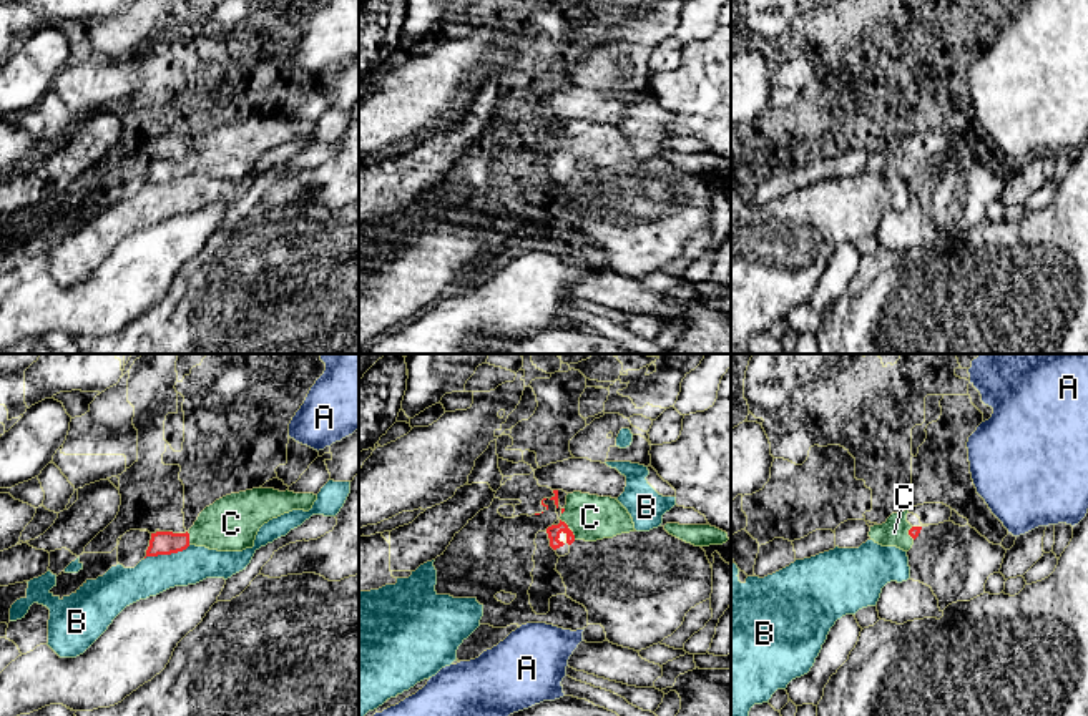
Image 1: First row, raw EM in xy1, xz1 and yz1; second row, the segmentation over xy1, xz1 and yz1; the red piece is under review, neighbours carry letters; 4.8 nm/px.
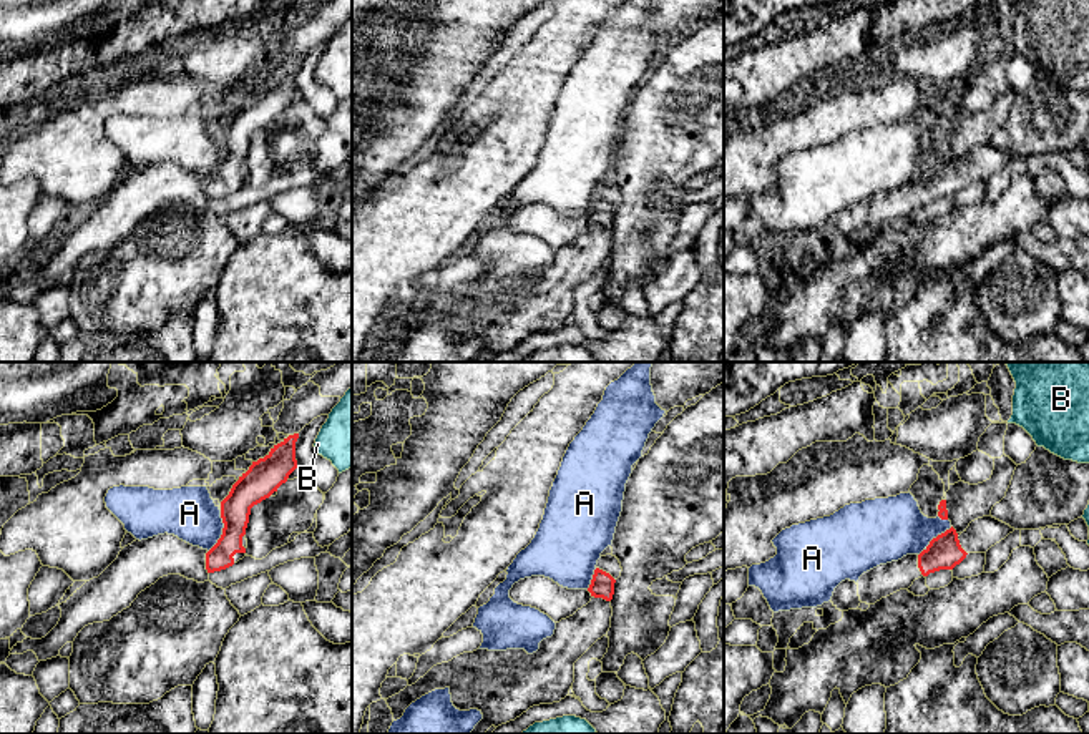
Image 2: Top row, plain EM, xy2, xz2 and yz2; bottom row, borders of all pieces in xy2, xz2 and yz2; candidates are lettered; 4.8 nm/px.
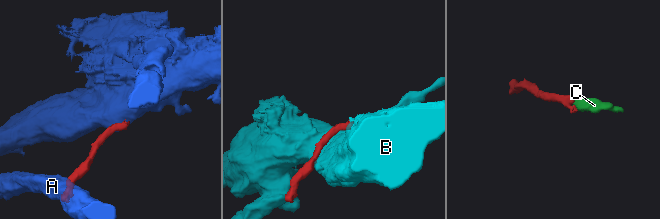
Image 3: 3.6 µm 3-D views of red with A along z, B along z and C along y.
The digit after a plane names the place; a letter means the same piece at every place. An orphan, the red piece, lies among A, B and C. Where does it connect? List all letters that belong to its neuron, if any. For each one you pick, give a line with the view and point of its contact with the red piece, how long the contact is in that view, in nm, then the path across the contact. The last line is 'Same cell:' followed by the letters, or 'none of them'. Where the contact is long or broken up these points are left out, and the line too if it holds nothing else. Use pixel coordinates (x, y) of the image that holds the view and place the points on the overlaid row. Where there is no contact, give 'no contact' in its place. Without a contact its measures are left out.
C: contact xz1 (568, 529); length 130 nm; way xz1 (553, 532), (557, 529), (568, 529), (577, 520), (590, 517)
Same cell: C

